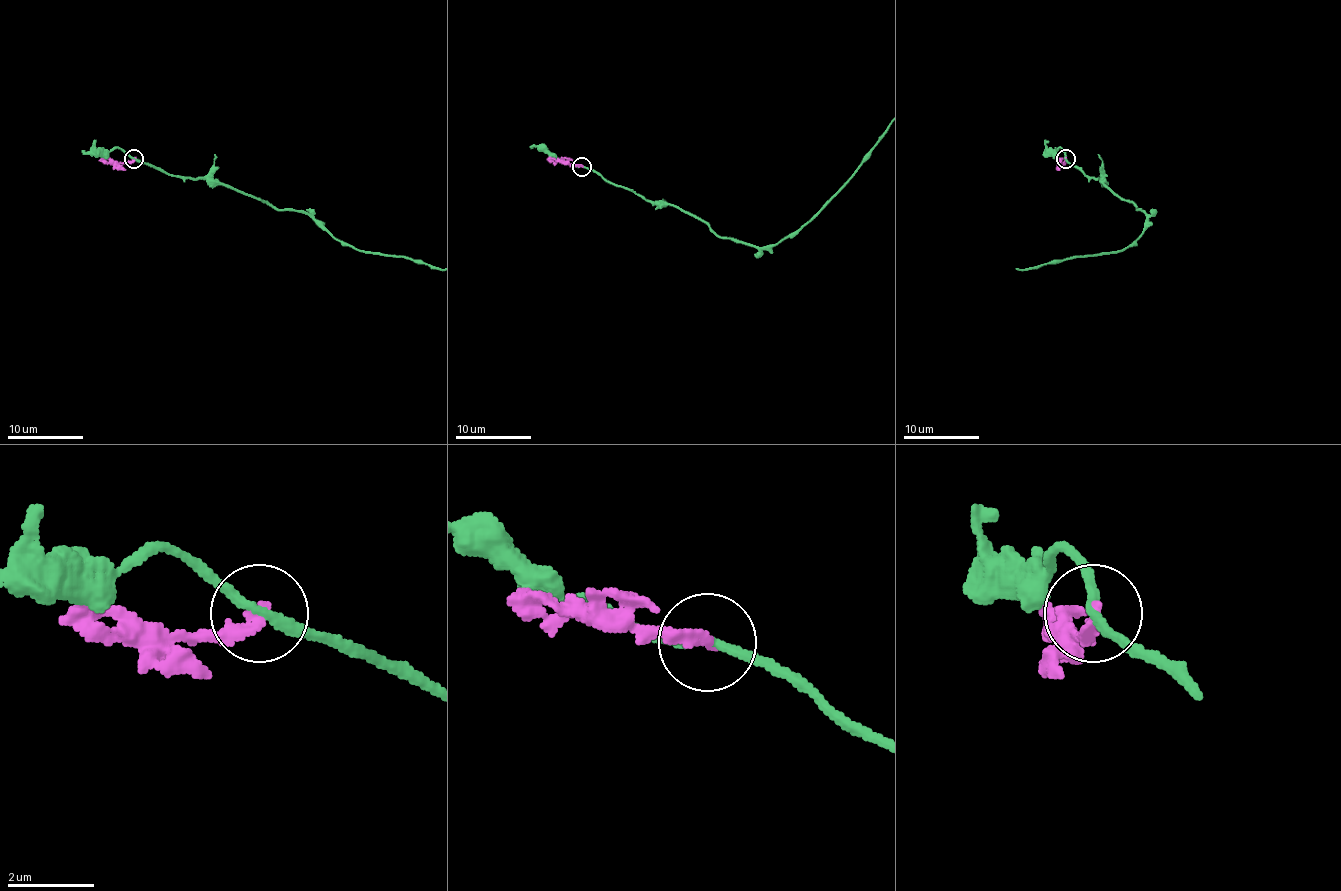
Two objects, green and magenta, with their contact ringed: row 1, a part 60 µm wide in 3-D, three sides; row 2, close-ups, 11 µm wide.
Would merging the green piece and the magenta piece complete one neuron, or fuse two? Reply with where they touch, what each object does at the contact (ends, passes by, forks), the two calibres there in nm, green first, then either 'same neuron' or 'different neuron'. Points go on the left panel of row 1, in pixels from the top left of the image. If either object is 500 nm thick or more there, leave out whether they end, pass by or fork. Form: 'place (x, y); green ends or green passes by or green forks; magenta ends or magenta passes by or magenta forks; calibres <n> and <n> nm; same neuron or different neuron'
place (134, 159); green passes by; magenta ends; calibres 200 and 280 nm; different neuron

